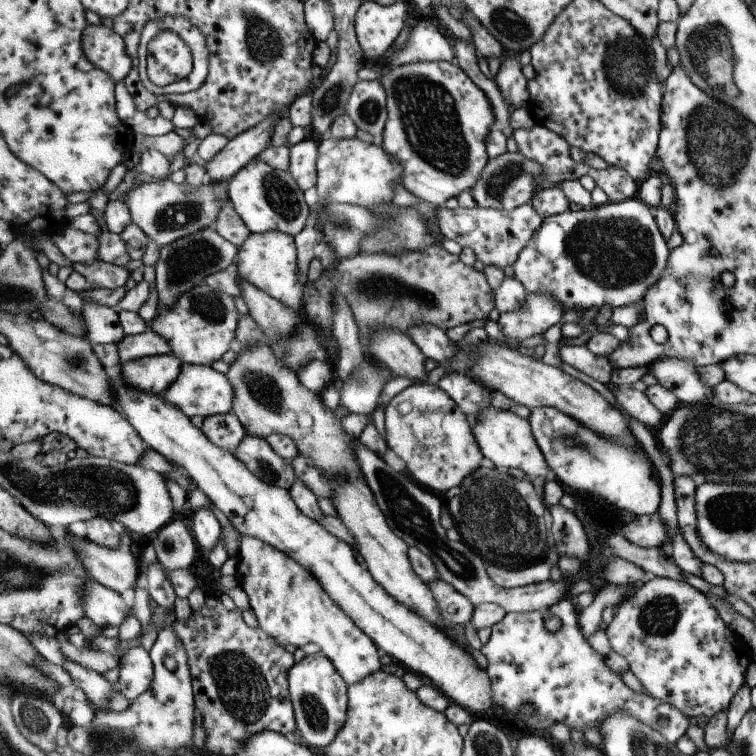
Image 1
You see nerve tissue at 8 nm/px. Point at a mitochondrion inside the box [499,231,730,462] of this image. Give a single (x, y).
(565, 437)

